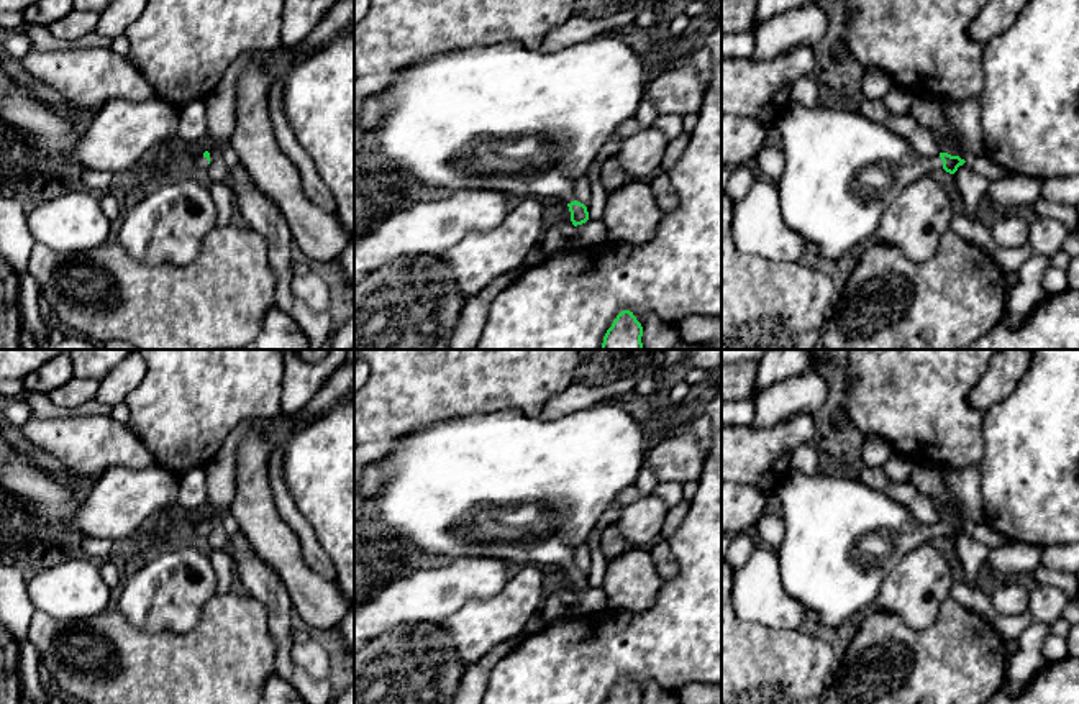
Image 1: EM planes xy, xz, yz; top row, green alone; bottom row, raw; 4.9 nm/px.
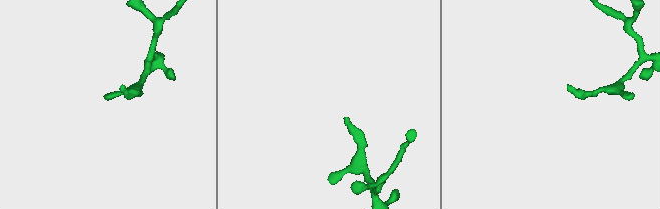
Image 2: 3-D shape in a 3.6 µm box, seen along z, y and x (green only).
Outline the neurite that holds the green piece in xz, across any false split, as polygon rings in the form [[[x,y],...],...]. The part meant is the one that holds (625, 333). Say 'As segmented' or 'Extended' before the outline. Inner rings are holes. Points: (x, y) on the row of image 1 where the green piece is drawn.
As segmented. [[[630,310],[617,315],[603,336],[600,350],[643,350],[643,327]]]

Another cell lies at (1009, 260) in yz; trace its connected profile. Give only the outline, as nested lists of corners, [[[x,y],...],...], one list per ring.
[[[1025,245],[1020,248],[999,248],[992,258],[999,266],[1002,276],[1007,276],[1010,272],[1018,272],[1018,269],[1031,254],[1033,248],[1030,245]]]

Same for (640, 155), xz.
[[[656,128],[640,130],[621,139],[615,154],[618,169],[633,181],[641,181],[659,171],[669,139]]]

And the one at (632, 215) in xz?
[[[630,179],[607,194],[600,220],[607,226],[607,240],[644,245],[654,236],[662,217],[649,184]]]

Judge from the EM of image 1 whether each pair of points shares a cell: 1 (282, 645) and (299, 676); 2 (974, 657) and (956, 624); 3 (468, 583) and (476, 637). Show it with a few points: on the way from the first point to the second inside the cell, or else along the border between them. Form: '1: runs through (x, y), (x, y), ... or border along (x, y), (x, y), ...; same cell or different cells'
1: runs through (284, 653), (284, 662), (291, 668); same cell
2: runs through (966, 649), (956, 632); same cell
3: border along (507, 585), (487, 598), (469, 598), (440, 622); different cells

